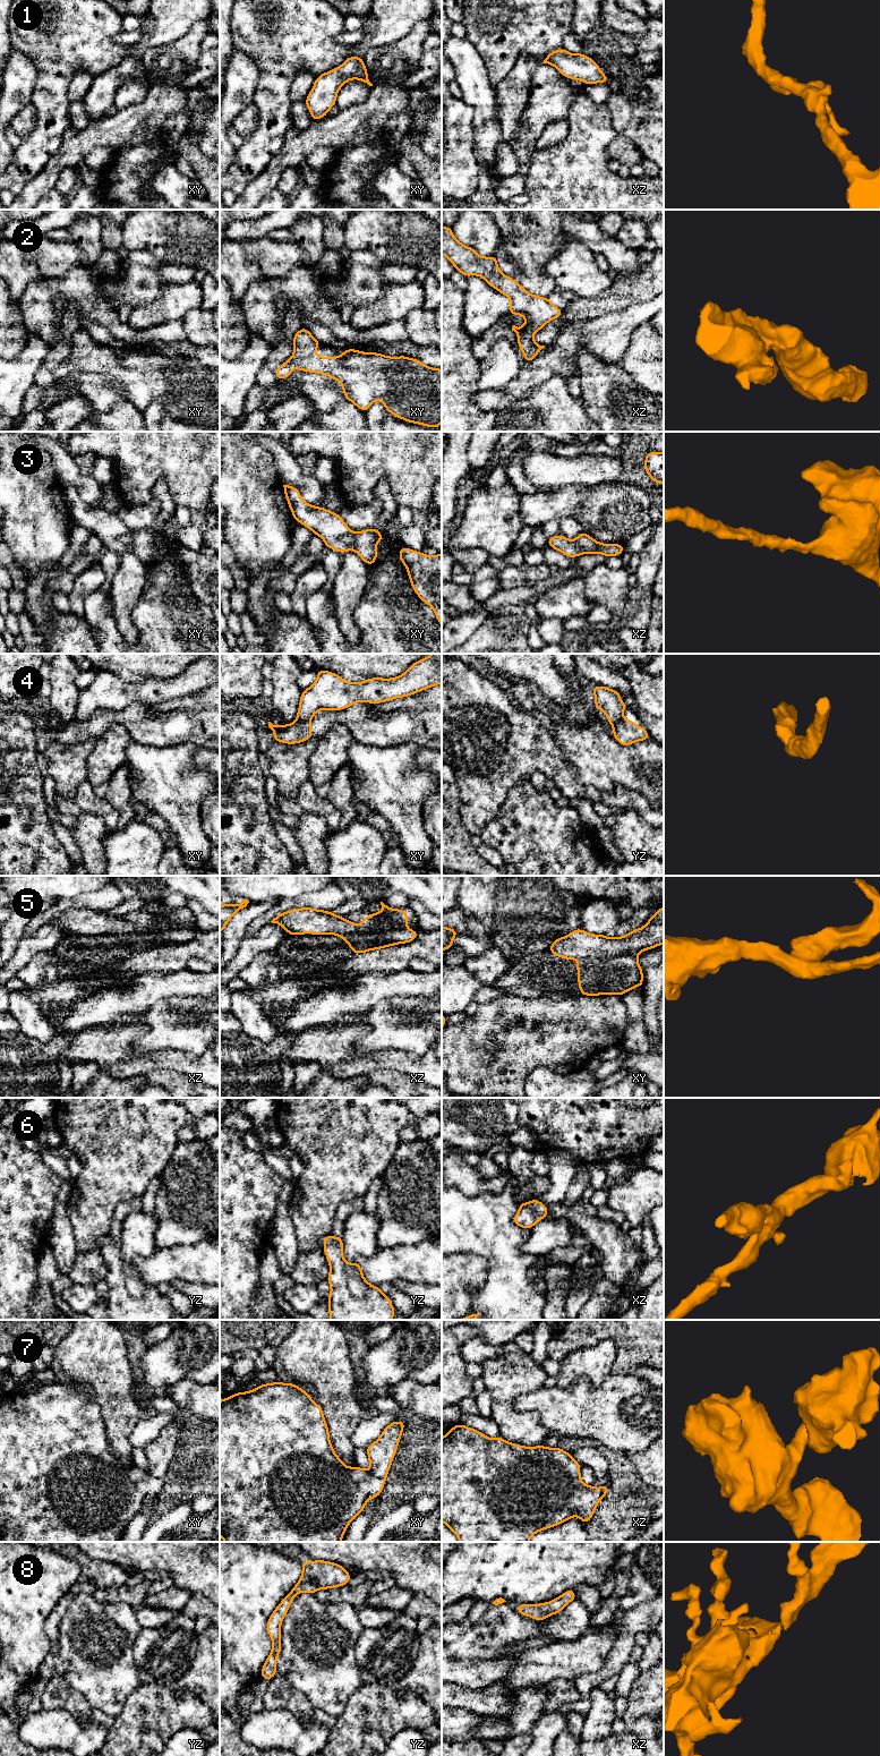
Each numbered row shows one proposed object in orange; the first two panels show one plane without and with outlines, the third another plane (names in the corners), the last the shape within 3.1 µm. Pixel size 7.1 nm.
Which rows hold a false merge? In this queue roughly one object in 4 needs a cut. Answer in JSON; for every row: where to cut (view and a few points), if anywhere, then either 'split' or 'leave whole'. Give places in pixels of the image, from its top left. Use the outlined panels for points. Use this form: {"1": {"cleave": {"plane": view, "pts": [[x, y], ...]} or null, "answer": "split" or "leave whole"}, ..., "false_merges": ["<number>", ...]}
{"1": {"cleave": null, "answer": "leave whole"}, "2": {"cleave": null, "answer": "leave whole"}, "3": {"cleave": null, "answer": "leave whole"}, "4": {"cleave": {"plane": "xy", "pts": [[296, 718], [309, 721]]}, "answer": "split"}, "5": {"cleave": {"plane": "xy", "pts": [[638, 953], [617, 954], [603, 959], [581, 961]]}, "answer": "split"}, "6": {"cleave": null, "answer": "leave whole"}, "7": {"cleave": null, "answer": "leave whole"}, "8": {"cleave": null, "answer": "leave whole"}, "false_merges": ["4", "5"]}

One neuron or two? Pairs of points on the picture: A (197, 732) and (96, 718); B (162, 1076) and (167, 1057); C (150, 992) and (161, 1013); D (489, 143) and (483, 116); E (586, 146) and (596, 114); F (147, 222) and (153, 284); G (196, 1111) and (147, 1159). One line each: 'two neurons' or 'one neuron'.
A: one neuron
B: two neurons
C: two neurons
D: one neuron
E: one neuron
F: two neurons
G: two neurons

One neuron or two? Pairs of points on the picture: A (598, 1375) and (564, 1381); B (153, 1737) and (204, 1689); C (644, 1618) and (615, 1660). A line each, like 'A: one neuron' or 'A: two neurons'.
A: one neuron
B: one neuron
C: one neuron

